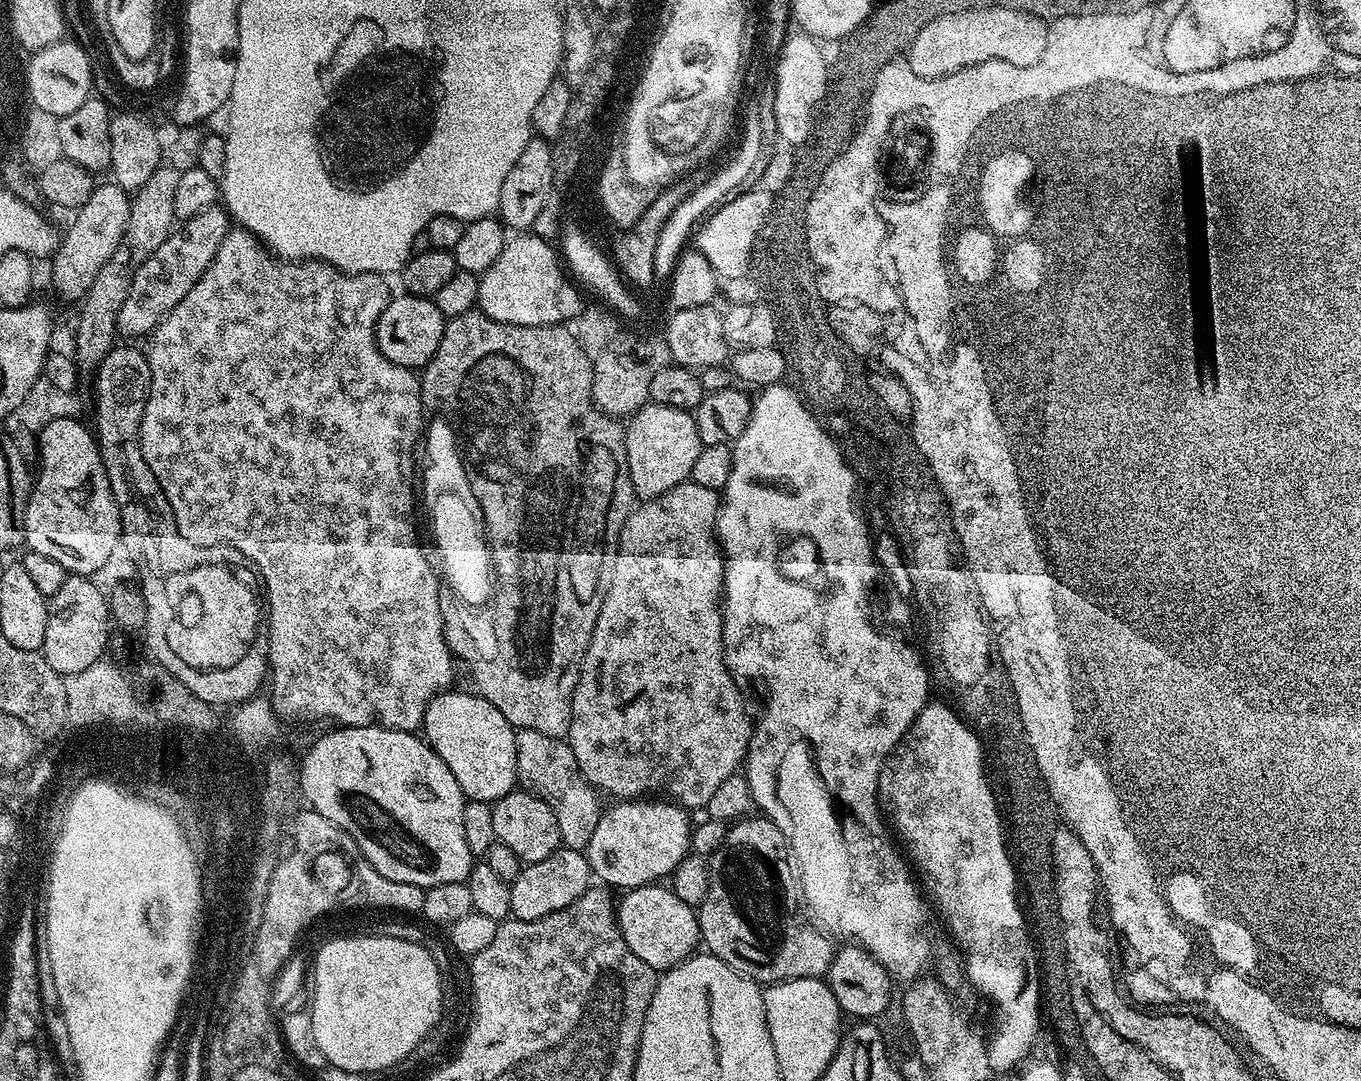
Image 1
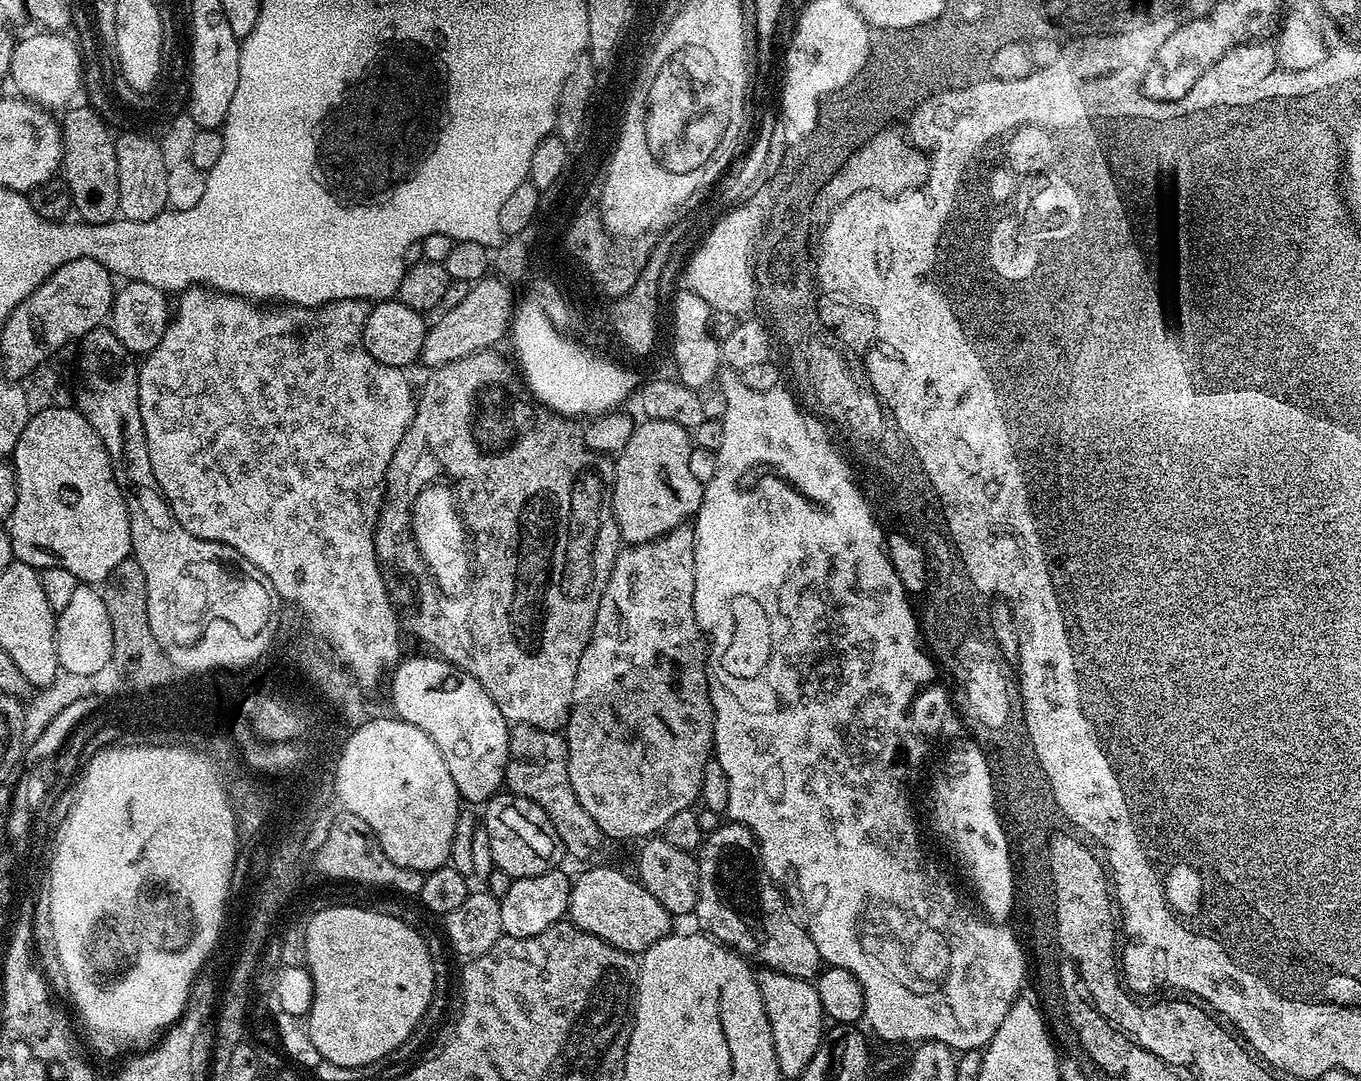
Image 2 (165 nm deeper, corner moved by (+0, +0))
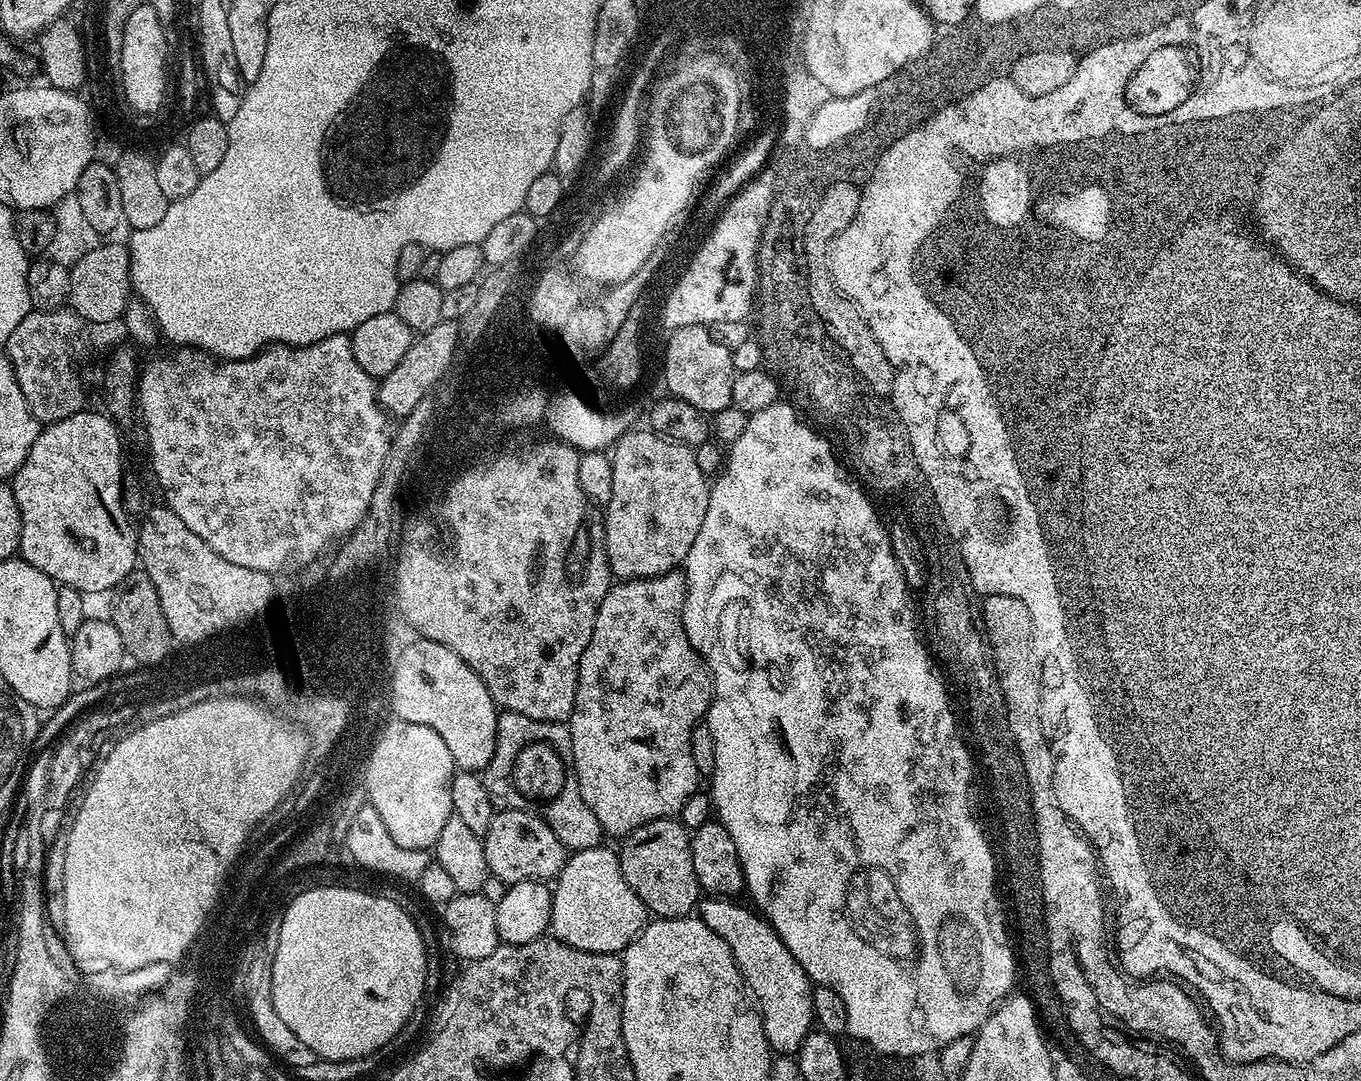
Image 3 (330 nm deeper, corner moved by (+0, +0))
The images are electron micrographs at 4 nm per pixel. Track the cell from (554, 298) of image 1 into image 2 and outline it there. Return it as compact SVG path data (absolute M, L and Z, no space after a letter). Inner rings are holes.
M485 278L471 285L463 302L458 306L447 309L444 317L435 325L429 327L424 345L420 351L419 363L425 364L425 369L441 368L444 364L454 362L458 358L466 358L475 352L491 349L500 339L507 337L514 317L512 308L511 283L503 279Z

